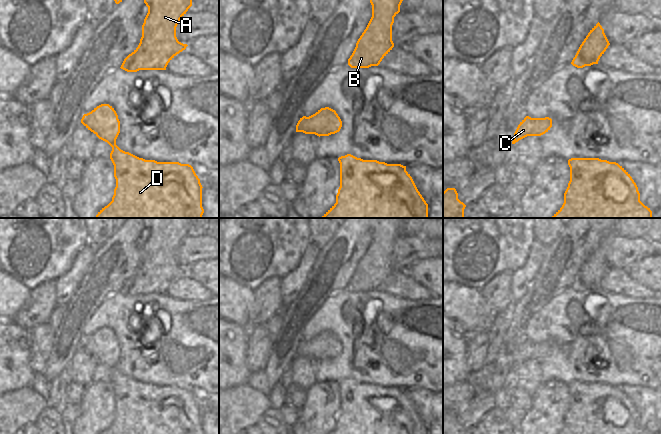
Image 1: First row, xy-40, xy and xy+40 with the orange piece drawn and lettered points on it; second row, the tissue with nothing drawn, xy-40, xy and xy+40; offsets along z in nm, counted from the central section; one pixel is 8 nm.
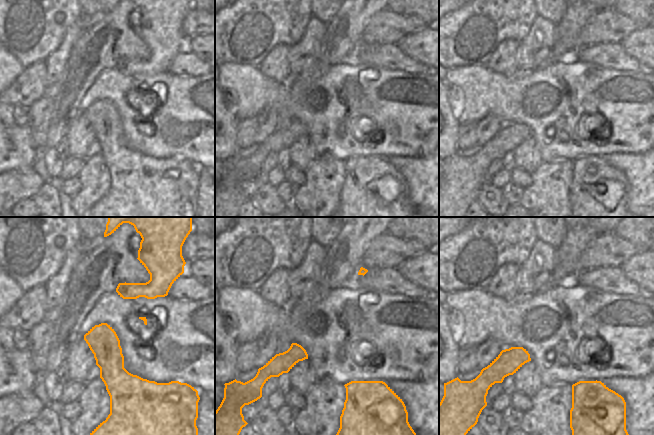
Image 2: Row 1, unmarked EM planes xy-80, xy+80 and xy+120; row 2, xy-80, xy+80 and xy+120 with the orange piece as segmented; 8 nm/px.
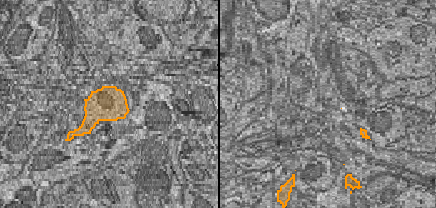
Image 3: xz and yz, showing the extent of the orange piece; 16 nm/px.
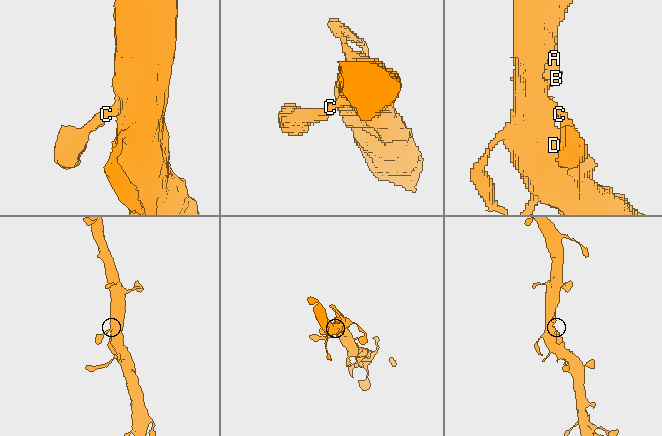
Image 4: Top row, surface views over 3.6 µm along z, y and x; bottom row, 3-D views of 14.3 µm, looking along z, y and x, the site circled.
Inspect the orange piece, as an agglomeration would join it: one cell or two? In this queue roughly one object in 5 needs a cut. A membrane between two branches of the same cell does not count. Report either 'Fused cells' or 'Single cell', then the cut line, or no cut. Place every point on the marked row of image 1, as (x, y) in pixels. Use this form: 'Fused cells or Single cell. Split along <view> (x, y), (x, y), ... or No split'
Single cell. No split.

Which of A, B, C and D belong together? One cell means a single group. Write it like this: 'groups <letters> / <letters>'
groups A B C D

